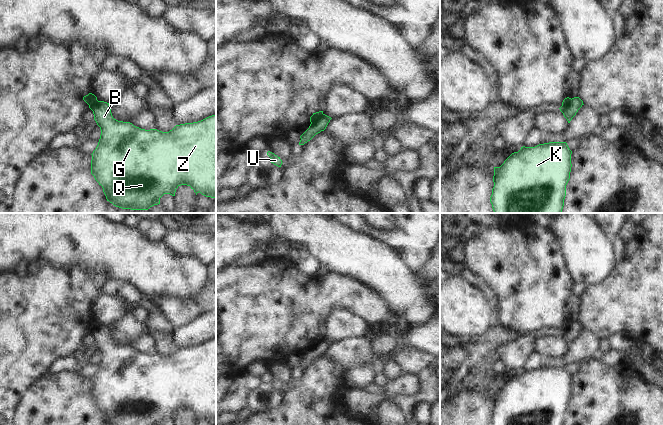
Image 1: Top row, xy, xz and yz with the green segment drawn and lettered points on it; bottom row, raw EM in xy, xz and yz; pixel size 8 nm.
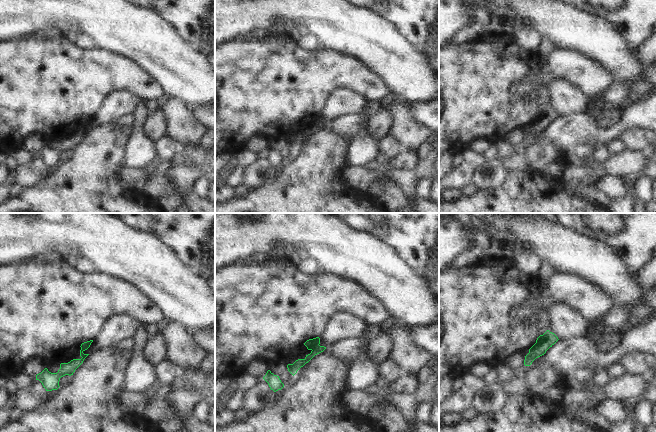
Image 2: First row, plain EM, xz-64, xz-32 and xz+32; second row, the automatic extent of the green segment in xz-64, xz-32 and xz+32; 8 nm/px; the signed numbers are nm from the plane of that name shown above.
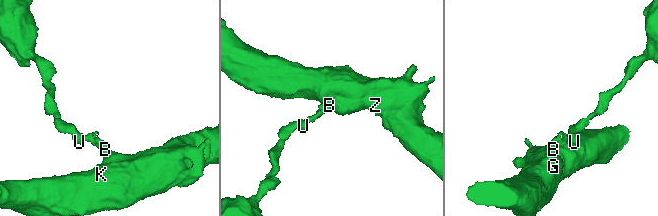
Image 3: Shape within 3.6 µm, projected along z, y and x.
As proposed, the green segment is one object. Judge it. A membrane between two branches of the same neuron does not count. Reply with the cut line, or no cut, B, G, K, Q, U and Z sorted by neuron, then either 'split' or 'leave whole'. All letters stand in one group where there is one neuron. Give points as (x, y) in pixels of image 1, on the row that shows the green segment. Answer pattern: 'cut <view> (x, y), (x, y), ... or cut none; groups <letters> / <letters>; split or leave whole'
cut xz (323, 114), (311, 122); groups B G K Q Z / U; split

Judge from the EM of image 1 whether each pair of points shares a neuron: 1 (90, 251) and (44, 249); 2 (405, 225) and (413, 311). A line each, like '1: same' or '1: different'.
1: same
2: different

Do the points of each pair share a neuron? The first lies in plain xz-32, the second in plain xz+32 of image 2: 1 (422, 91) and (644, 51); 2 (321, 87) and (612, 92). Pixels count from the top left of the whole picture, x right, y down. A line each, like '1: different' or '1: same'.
1: different
2: different

